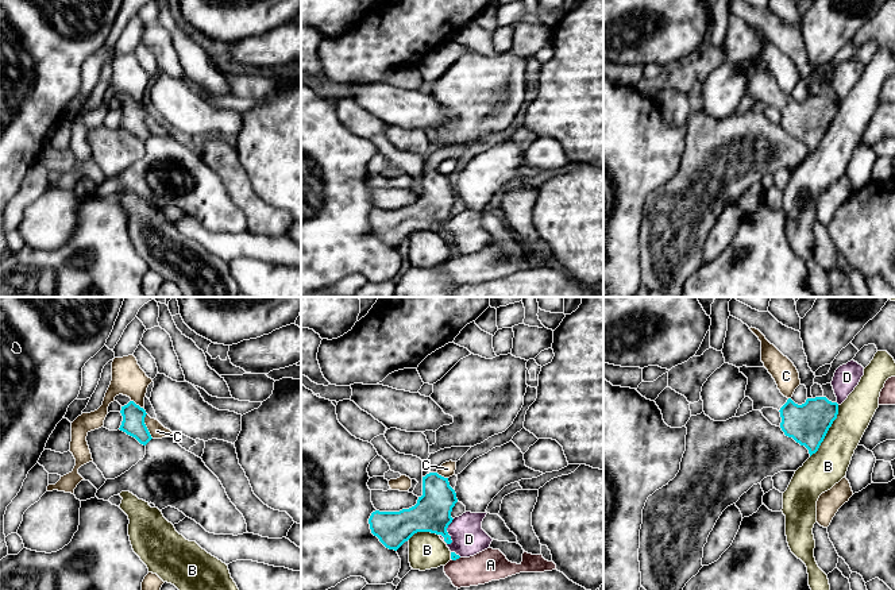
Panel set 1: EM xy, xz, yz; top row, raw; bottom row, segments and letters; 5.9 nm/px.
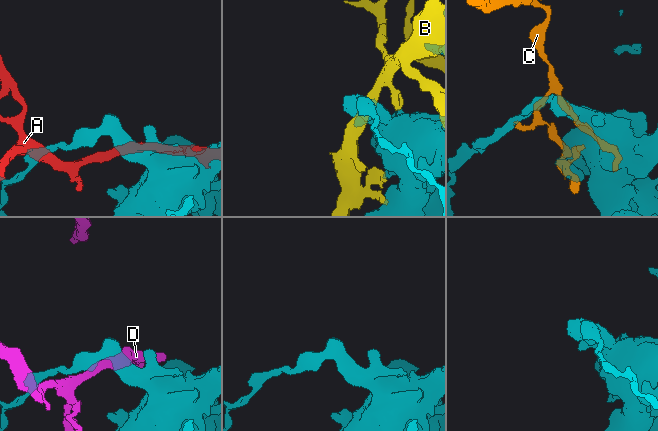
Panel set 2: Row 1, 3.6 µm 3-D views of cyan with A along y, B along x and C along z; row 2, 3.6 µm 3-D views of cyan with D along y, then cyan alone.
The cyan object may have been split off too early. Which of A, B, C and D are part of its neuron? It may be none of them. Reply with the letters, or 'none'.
none

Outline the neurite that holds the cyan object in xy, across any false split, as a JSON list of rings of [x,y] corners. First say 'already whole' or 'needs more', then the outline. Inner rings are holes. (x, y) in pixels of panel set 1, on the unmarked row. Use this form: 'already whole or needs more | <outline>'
needs more | [[[123,92],[116,93],[115,99],[121,103],[120,111],[123,113],[123,119],[119,127],[146,143],[153,136],[144,122],[144,115],[147,112],[146,108]]]

